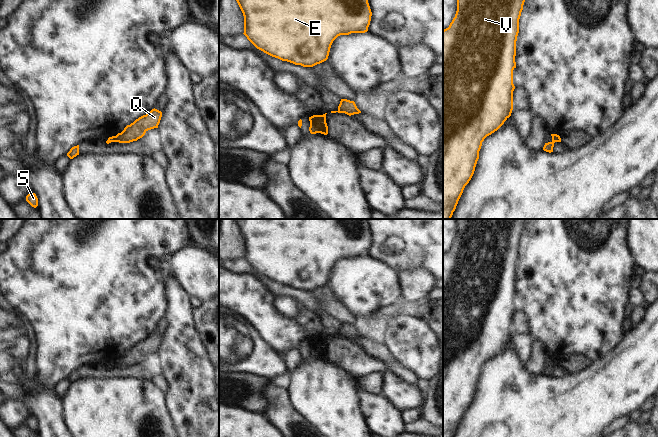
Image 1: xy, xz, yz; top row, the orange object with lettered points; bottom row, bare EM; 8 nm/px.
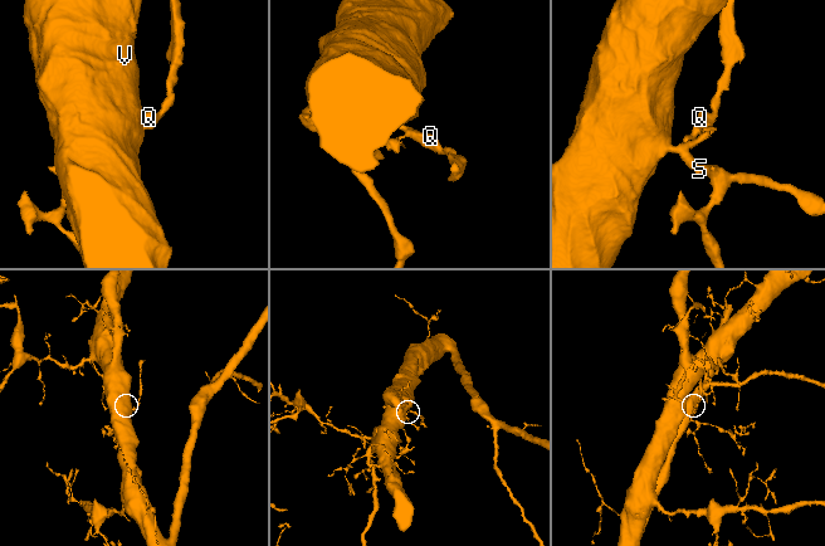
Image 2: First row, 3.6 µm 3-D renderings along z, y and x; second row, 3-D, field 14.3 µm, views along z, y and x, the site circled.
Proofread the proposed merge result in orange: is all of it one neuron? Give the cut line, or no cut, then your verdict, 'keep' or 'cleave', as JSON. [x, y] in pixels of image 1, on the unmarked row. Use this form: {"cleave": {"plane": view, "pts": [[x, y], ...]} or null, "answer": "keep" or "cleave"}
{"cleave": {"plane": "xy", "pts": [[114, 360], [118, 365]]}, "answer": "cleave"}

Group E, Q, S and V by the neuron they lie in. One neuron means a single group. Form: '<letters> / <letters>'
E S V / Q

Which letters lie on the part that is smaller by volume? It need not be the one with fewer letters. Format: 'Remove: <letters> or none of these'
Remove: Q

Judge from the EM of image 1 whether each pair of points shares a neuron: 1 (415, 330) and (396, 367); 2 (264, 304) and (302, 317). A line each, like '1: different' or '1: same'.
1: different
2: different

